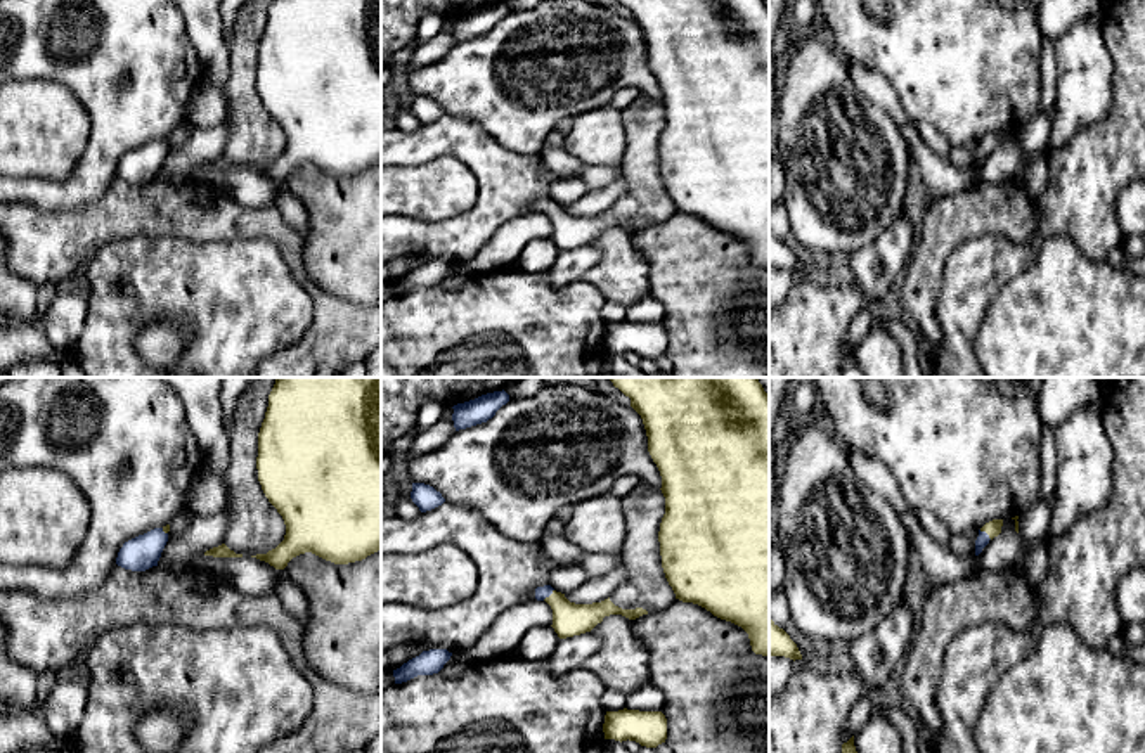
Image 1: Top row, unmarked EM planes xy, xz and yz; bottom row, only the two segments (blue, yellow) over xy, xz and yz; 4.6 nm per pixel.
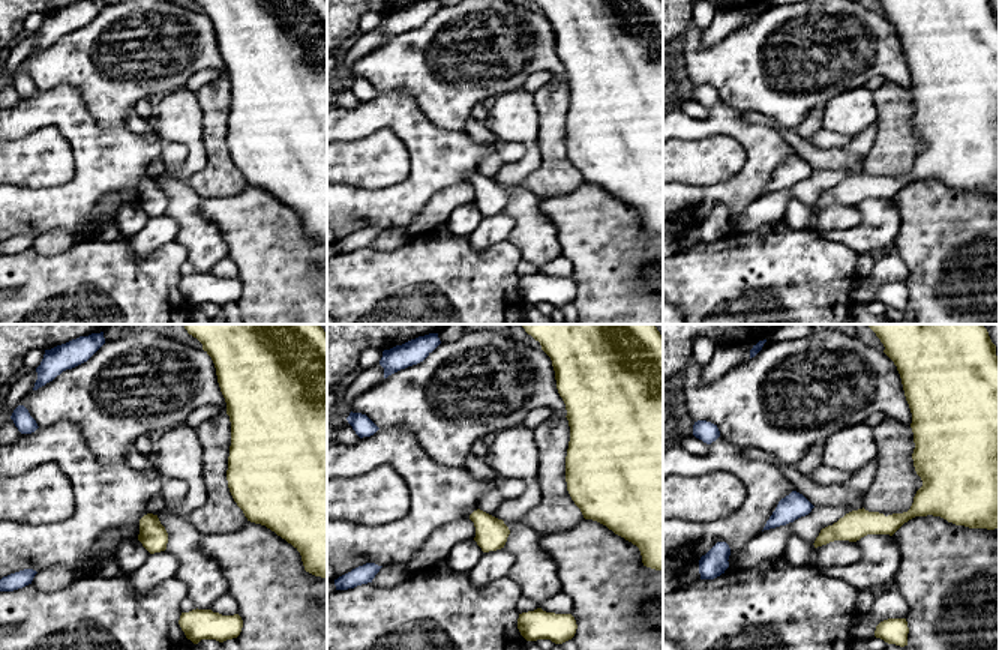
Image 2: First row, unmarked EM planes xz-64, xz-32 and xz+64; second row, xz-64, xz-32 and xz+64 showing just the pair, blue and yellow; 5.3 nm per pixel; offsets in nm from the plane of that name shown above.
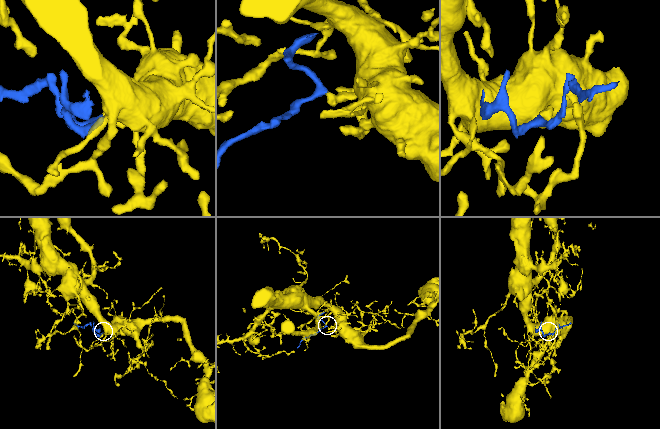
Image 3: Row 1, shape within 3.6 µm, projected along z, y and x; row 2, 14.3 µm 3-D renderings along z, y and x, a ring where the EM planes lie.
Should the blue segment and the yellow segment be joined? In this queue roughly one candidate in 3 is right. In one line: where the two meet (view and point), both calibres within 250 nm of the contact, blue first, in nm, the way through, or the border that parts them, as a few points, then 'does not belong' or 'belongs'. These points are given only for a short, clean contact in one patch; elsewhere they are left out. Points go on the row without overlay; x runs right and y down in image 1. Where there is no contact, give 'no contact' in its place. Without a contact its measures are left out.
yz (986, 146) | 60/80 nm | across yz (983, 151), (986, 146), (993, 141) | belongs

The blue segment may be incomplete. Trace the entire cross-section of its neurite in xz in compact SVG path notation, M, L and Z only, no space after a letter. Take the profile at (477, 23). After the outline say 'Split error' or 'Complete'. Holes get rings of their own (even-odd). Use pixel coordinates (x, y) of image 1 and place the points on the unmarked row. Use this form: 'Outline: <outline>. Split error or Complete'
Outline: M502 2L454 17L452 33L456 43L487 35L508 14L509 7Z. Complete

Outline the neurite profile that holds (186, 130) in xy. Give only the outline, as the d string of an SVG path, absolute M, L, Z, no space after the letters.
M185 121L171 135L168 144L168 152L182 149L187 140L196 133L194 126Z

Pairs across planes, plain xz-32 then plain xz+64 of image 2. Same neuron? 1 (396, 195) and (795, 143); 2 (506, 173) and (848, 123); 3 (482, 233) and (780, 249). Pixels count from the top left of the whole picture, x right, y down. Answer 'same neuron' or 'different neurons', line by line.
1: different neurons
2: same neuron
3: different neurons

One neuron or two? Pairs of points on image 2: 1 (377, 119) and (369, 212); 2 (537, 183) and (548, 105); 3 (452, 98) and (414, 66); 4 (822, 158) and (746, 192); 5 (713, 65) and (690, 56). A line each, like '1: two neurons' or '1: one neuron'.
1: one neuron
2: one neuron
3: one neuron
4: two neurons
5: one neuron

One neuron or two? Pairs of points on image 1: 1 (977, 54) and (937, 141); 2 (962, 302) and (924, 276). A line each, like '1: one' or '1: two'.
1: two
2: two

